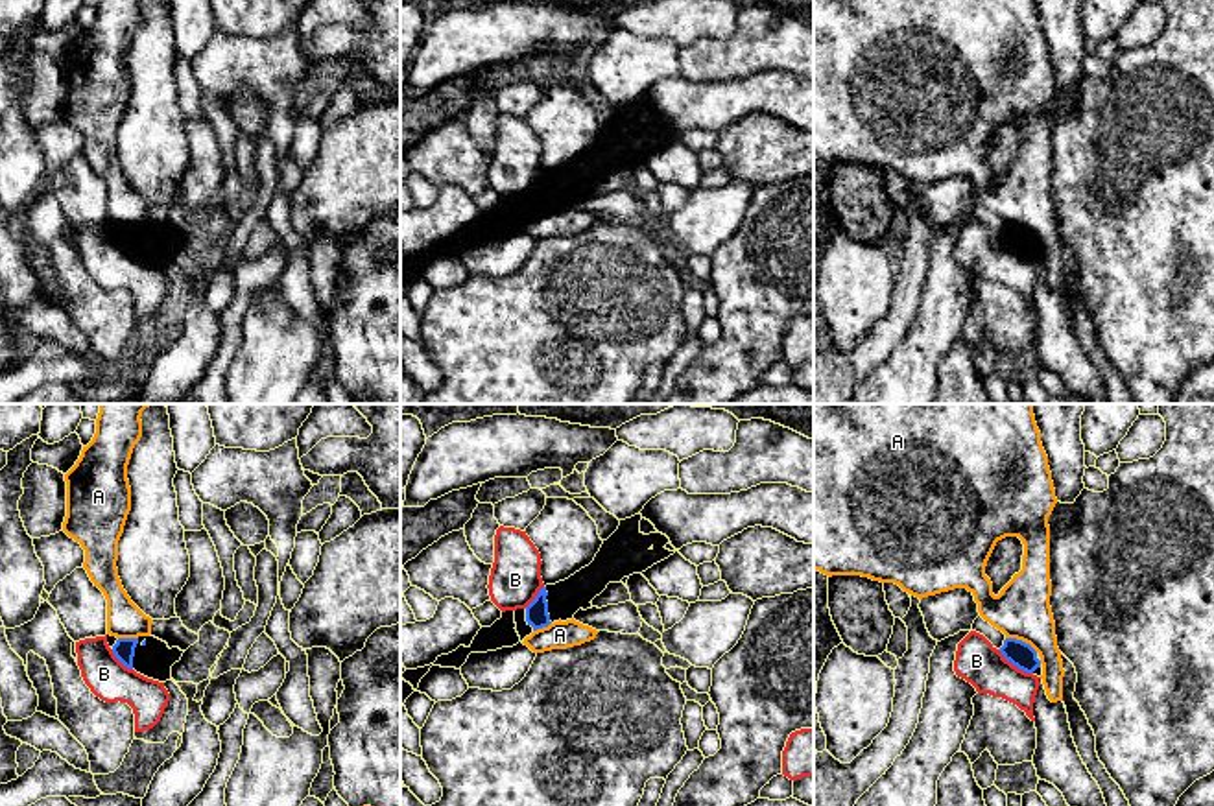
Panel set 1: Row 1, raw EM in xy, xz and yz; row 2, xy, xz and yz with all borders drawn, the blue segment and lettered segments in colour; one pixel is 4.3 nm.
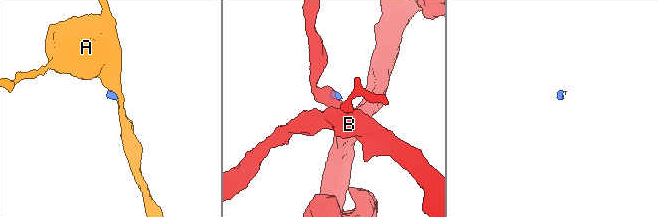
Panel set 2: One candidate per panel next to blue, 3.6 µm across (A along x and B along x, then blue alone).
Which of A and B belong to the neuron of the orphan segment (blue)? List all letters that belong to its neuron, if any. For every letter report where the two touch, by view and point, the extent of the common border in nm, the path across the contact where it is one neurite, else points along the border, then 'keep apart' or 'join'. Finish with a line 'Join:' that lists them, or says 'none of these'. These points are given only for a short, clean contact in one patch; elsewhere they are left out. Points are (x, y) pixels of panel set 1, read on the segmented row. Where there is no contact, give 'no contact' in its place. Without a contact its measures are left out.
A: meets blue in yz at (1021, 640); contact 160 nm long; border along yz (1006, 637), (1024, 640), (1037, 651); keep apart
B: meets blue in yz at (1015, 664); contact 190 nm long; border along yz (999, 650), (1013, 664), (1032, 674); keep apart
Join: none of these

